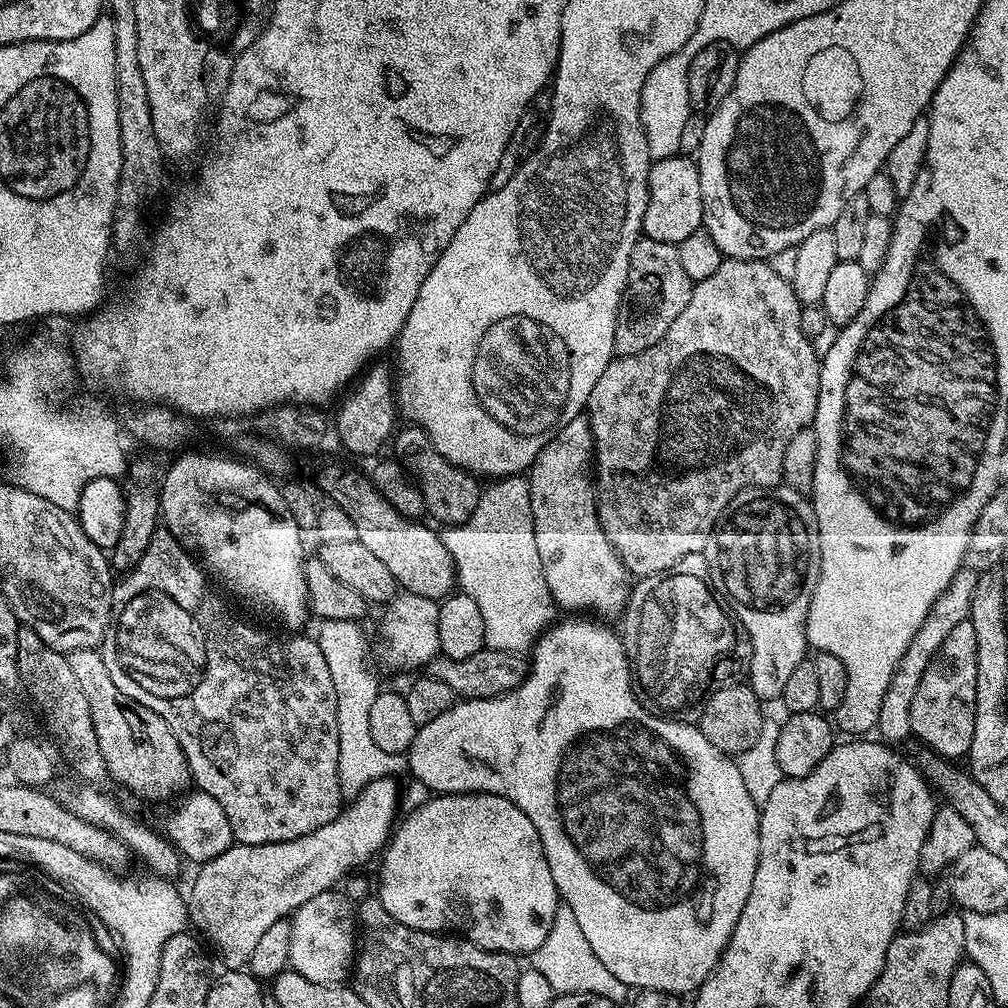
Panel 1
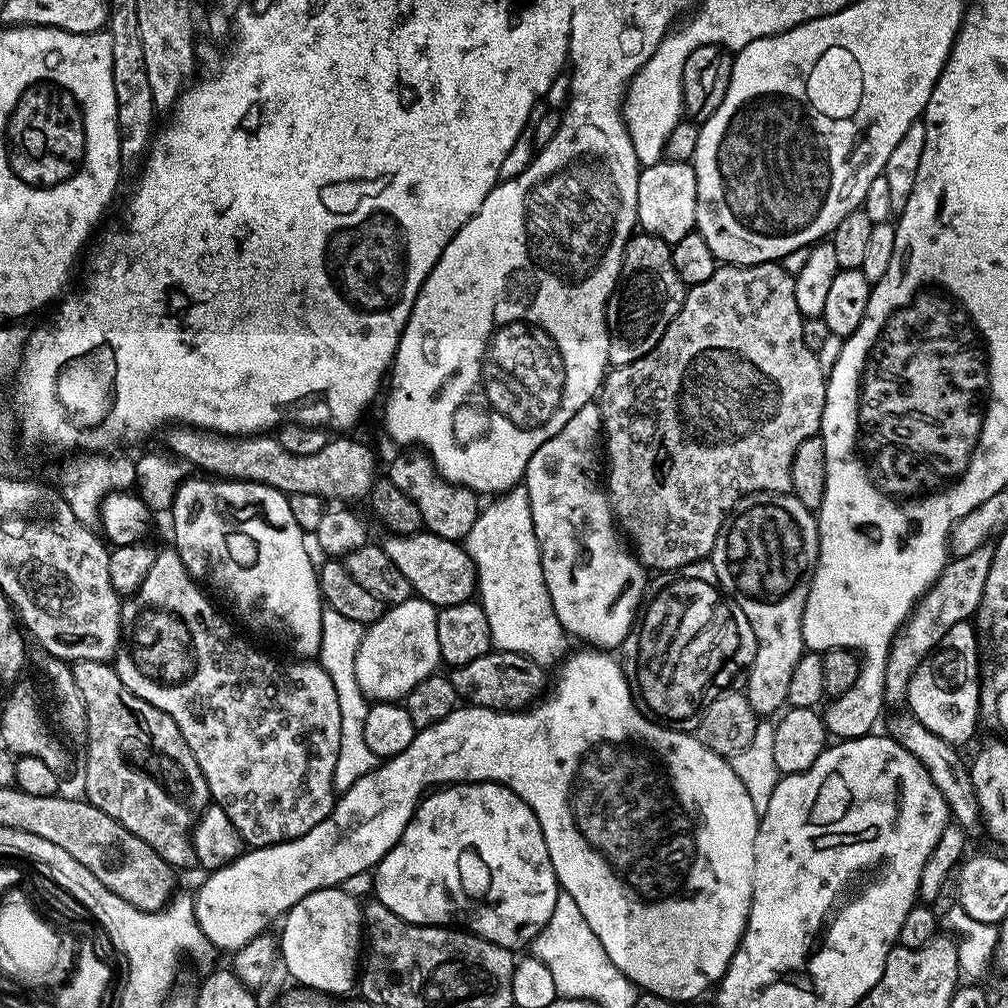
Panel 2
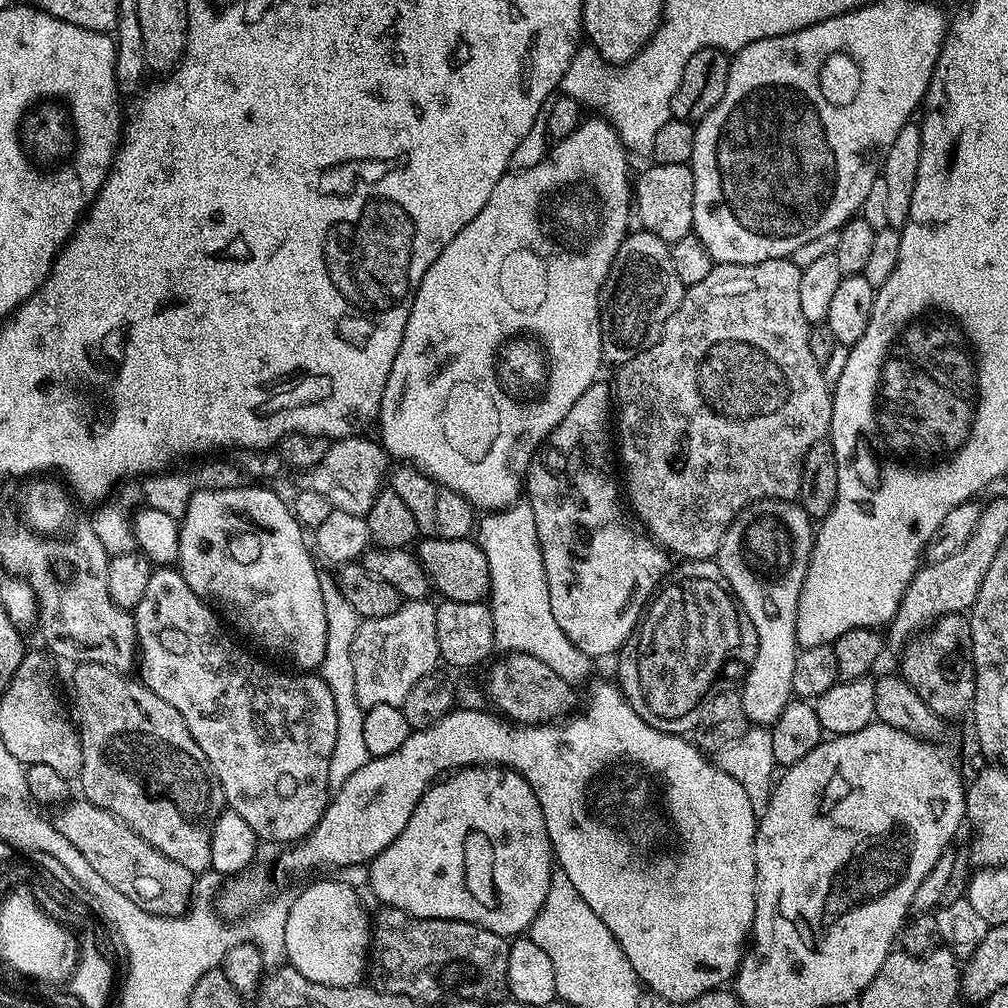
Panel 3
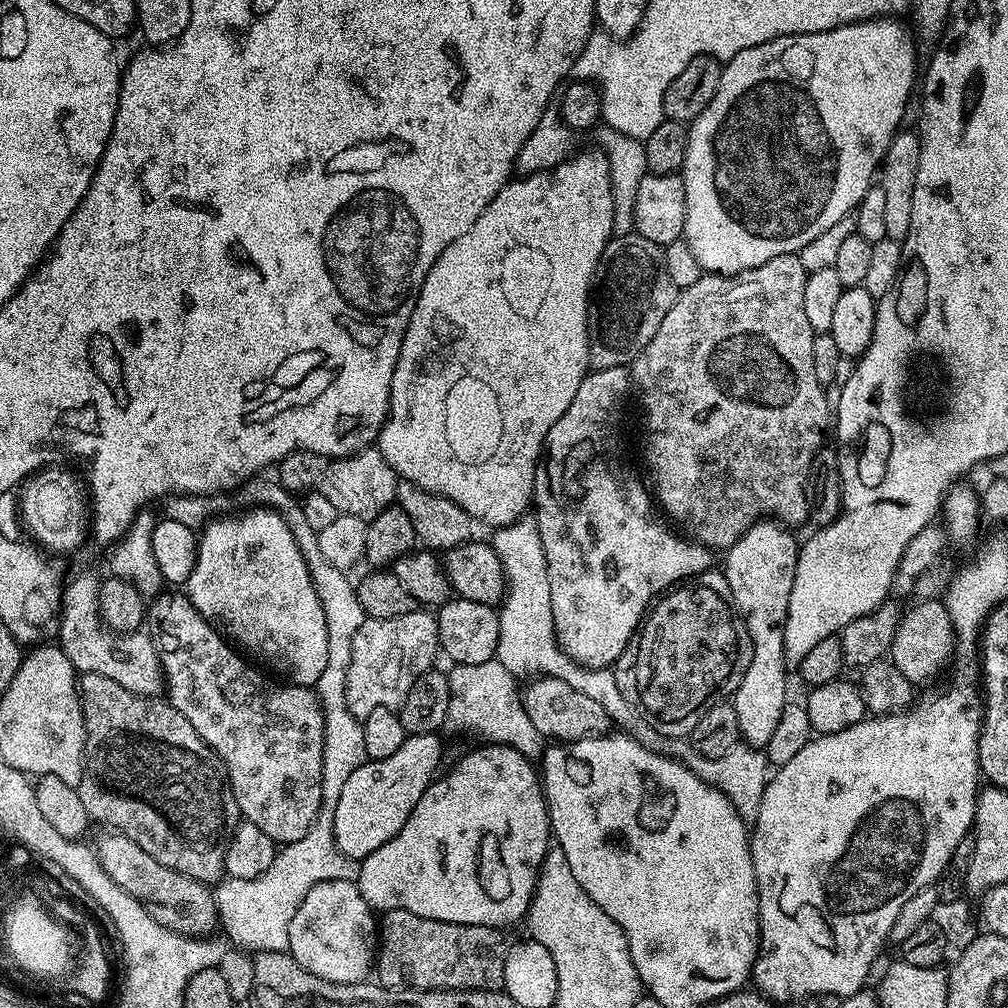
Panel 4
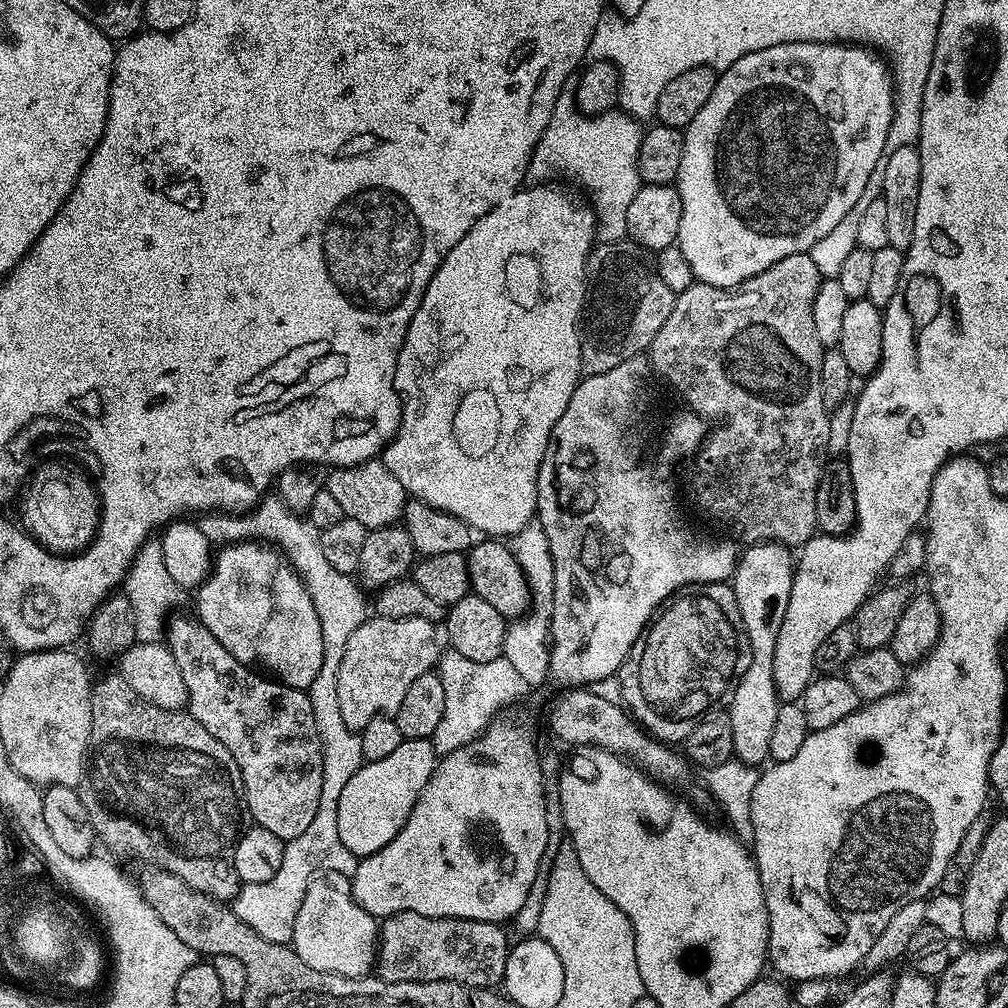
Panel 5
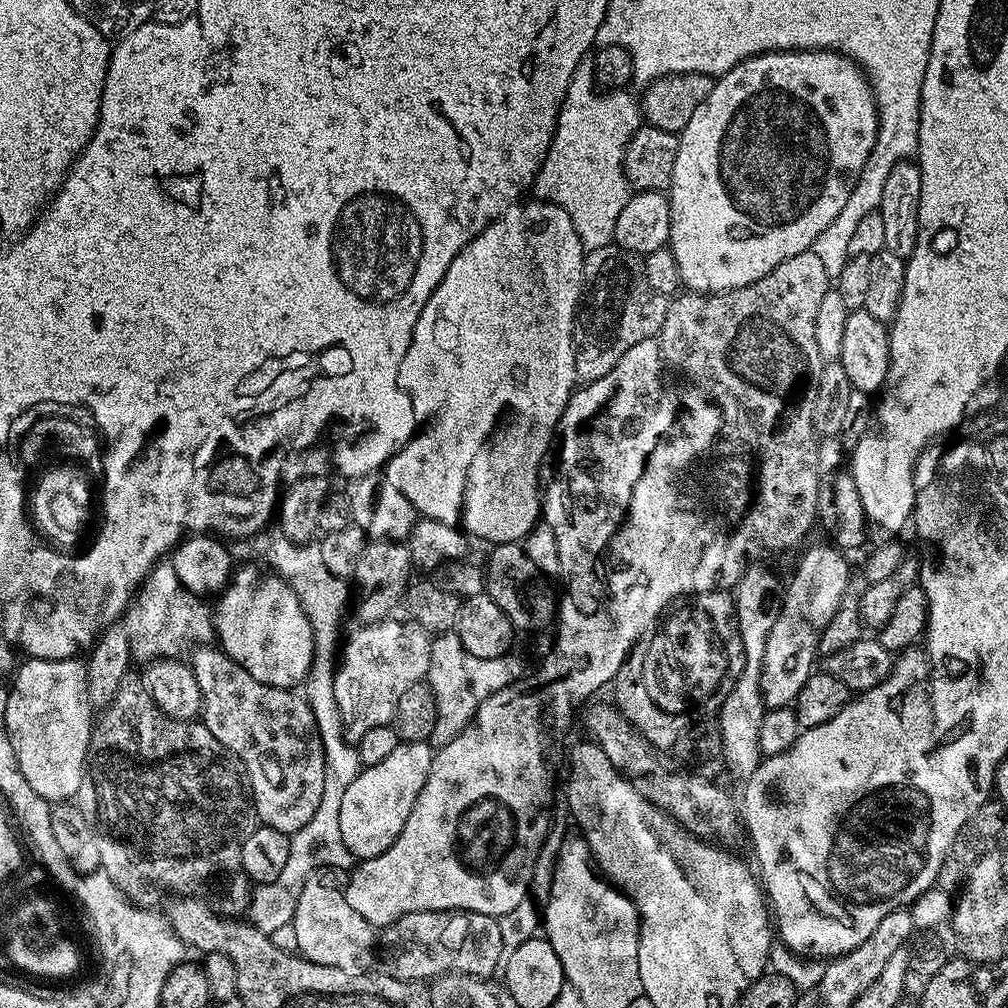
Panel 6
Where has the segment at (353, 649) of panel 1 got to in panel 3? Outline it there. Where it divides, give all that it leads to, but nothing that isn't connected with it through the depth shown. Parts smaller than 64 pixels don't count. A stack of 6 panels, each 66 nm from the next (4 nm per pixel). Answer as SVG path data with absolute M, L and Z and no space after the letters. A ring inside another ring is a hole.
M321 575L320 590L322 592L322 606L326 610L326 654L318 669L320 679L326 682L330 694L334 698L334 710L338 720L338 730L334 738L334 754L328 763L328 786L336 789L339 784L346 782L350 774L355 774L366 766L370 759L366 750L365 739L362 738L362 724L365 709L360 707L358 698L354 694L354 658L352 647L354 646L354 634L358 634L358 626L362 617L342 598L342 592L338 590L335 575Z

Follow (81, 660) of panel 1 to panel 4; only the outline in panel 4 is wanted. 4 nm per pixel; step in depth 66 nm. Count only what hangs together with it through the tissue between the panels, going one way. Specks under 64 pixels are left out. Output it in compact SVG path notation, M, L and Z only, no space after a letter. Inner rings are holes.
M93 672L83 673L79 677L78 687L80 689L80 709L84 715L84 769L78 791L82 798L82 806L86 806L89 817L95 823L97 820L100 824L109 824L112 827L109 829L130 837L131 840L144 845L149 850L160 850L156 848L165 847L164 852L159 853L159 858L166 866L209 886L215 885L225 875L225 845L222 840L220 844L220 831L224 828L224 796L226 800L226 773L216 753L205 744L202 737L190 726L190 722L186 722L186 718L182 718L182 714L178 714L178 710L163 699L139 696L118 686L118 682L114 682L114 678L106 678L102 674L94 674Z

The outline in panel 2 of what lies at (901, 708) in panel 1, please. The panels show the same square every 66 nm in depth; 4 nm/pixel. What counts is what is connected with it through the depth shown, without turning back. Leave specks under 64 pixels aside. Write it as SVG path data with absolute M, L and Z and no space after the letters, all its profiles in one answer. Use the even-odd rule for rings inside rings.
M985 546L974 550L969 556L958 556L949 559L942 574L933 582L915 608L908 615L904 627L896 633L890 646L890 654L886 662L882 700L885 705L905 703L910 686L910 678L914 678L914 670L918 670L927 656L946 638L946 630L963 620L971 621L982 602L982 594L986 586L986 574L990 574L992 548Z

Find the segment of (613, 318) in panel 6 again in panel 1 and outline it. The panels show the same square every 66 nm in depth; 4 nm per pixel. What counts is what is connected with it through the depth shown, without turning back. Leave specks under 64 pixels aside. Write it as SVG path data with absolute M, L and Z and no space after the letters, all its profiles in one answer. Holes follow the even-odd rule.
M647 238L637 240L630 254L628 285L620 293L620 305L616 308L615 355L638 354L658 343L666 330L670 330L670 322L674 322L674 318L686 310L693 283L690 278L686 278L678 263L676 245Z

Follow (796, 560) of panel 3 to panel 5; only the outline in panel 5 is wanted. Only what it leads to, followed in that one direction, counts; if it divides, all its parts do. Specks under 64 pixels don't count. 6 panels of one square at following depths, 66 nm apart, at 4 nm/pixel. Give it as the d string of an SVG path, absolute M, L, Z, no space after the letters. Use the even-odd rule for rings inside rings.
M752 542L745 548L748 549L739 553L736 573L732 575L730 583L734 598L738 598L738 610L742 614L752 657L750 666L746 666L746 674L742 674L732 692L732 705L726 709L726 715L733 730L735 759L744 764L760 766L769 759L770 737L782 703L774 686L774 648L778 646L778 630L782 630L786 602L790 602L794 552L789 545L775 542Z

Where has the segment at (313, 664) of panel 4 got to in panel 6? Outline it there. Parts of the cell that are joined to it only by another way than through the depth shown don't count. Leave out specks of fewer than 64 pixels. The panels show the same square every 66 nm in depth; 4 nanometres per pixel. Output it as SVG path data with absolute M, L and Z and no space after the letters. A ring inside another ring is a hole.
M260 566L237 567L225 584L223 592L219 593L217 600L220 601L214 604L212 623L215 639L217 641L220 639L218 641L220 651L234 662L238 662L238 666L242 666L242 670L246 670L250 678L266 686L295 689L303 685L314 656L312 631L310 624L306 622L306 614L302 614L298 594L290 590L290 586L282 577Z

